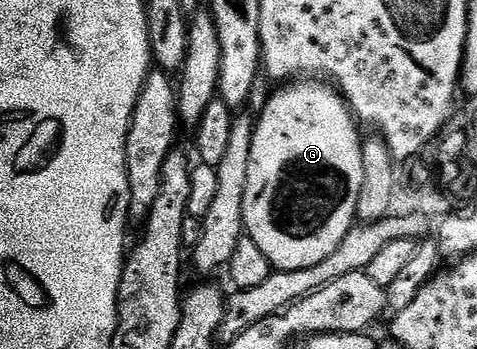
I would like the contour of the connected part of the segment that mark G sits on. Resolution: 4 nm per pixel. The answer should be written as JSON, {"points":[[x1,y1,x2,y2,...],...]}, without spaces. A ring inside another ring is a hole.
{"points":[[293,81,285,87,282,91,277,91,265,103,265,108,261,111,261,119,256,120,253,128,253,144,251,145,251,165,247,169,247,193,243,197,243,217,245,218,245,231,248,238,255,241,255,245,259,245,259,249,263,249,263,253,267,253,269,262,273,264,278,271,290,271,291,269,307,269,311,265,319,265,319,261,323,261,323,257,331,257,331,253,335,253,335,248,339,246,339,241,343,241,343,237,347,237,347,233,353,226,357,219,357,206,359,205,359,189,363,189,363,153,361,152,361,144,363,142,363,135,360,135,359,124,353,117,352,111,349,110,348,104,341,98,340,94,328,82,325,81]]}

